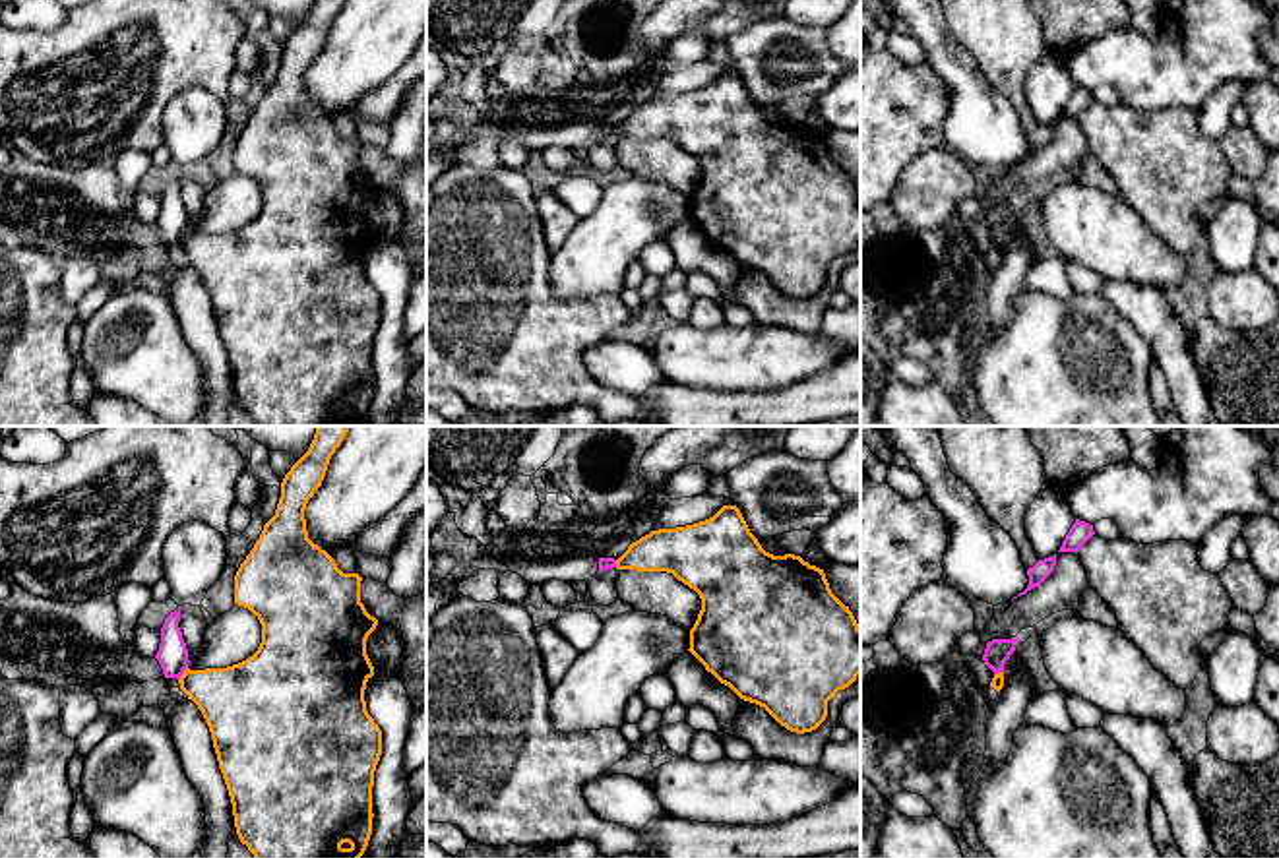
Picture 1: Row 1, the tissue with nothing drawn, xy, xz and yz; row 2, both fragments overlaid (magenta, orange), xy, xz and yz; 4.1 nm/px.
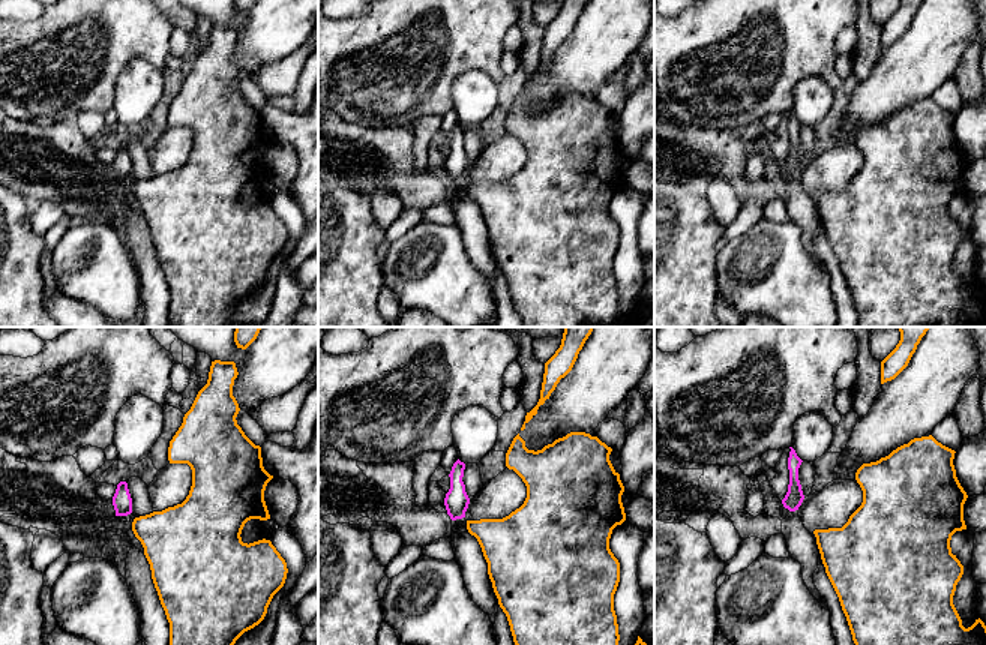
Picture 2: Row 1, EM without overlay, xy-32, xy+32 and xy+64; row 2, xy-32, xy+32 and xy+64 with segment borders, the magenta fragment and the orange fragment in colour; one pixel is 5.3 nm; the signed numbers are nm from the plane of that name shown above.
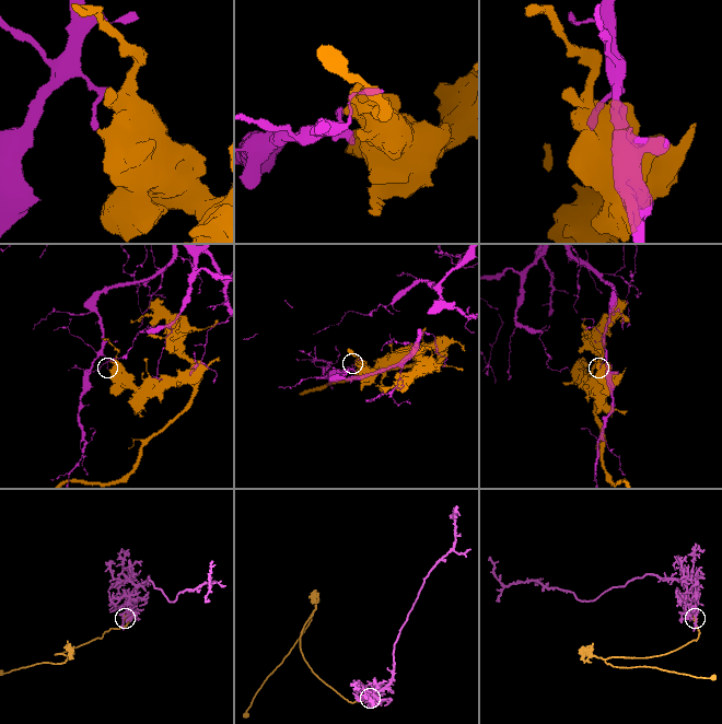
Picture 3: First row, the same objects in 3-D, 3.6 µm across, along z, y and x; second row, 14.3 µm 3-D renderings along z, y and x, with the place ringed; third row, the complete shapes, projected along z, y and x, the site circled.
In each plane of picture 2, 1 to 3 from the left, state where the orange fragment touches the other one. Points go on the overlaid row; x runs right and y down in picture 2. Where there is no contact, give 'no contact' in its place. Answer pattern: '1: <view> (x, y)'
1: no contact
2: no contact
3: no contact

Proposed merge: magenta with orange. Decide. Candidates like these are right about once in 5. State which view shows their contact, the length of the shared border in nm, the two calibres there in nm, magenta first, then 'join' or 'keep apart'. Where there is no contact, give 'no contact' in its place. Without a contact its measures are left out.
contact in xy; length 70 nm; calibres 130 and 300 nm; keep apart

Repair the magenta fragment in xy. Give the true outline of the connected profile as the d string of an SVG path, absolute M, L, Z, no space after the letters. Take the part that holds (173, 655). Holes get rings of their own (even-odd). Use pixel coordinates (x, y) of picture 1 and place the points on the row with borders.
M180 606L165 618L161 628L161 643L155 659L159 660L165 678L176 678L188 668L188 649L178 628Z

